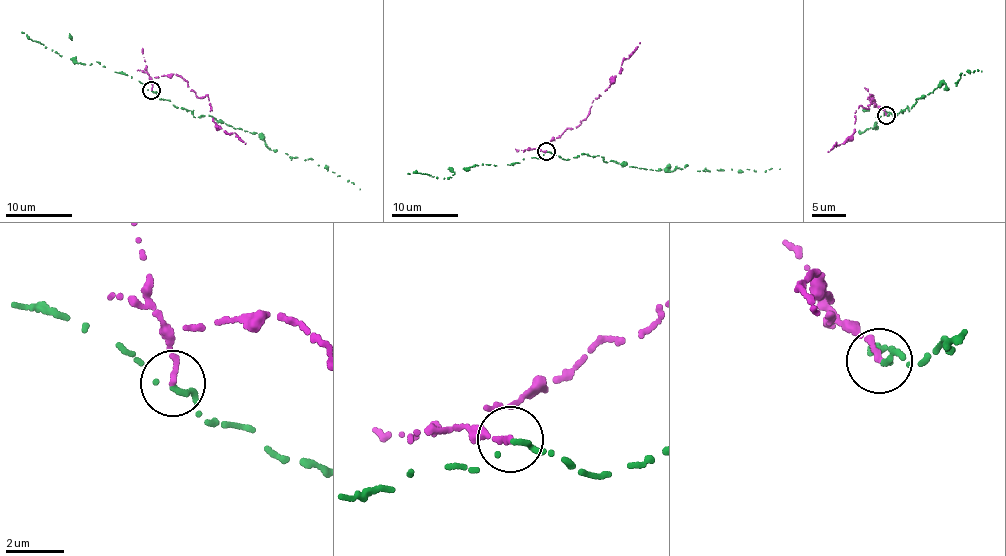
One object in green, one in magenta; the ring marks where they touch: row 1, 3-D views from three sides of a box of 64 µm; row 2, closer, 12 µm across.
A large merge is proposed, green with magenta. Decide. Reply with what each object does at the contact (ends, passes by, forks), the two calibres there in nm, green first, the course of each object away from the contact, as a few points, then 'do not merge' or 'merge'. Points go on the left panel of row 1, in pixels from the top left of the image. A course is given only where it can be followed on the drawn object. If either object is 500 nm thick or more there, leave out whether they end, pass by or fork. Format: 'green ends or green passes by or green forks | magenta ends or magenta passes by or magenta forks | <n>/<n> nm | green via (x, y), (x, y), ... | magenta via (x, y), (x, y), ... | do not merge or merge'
green ends | magenta ends | 200/200 nm | green via (151, 90), (194, 117), (204, 115), (259, 133), (269, 148), (312, 159), (360, 189) | magenta via (152, 89), (154, 76), (173, 74), (184, 79), (197, 96), (209, 97), (215, 124), (246, 143) | do not merge

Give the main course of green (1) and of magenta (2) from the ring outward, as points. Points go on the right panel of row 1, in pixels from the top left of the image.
1: (887, 115), (909, 110), (940, 81), (948, 89), (961, 73), (982, 71)
2: (886, 114), (869, 96), (868, 108), (855, 110), (853, 134), (828, 151)

